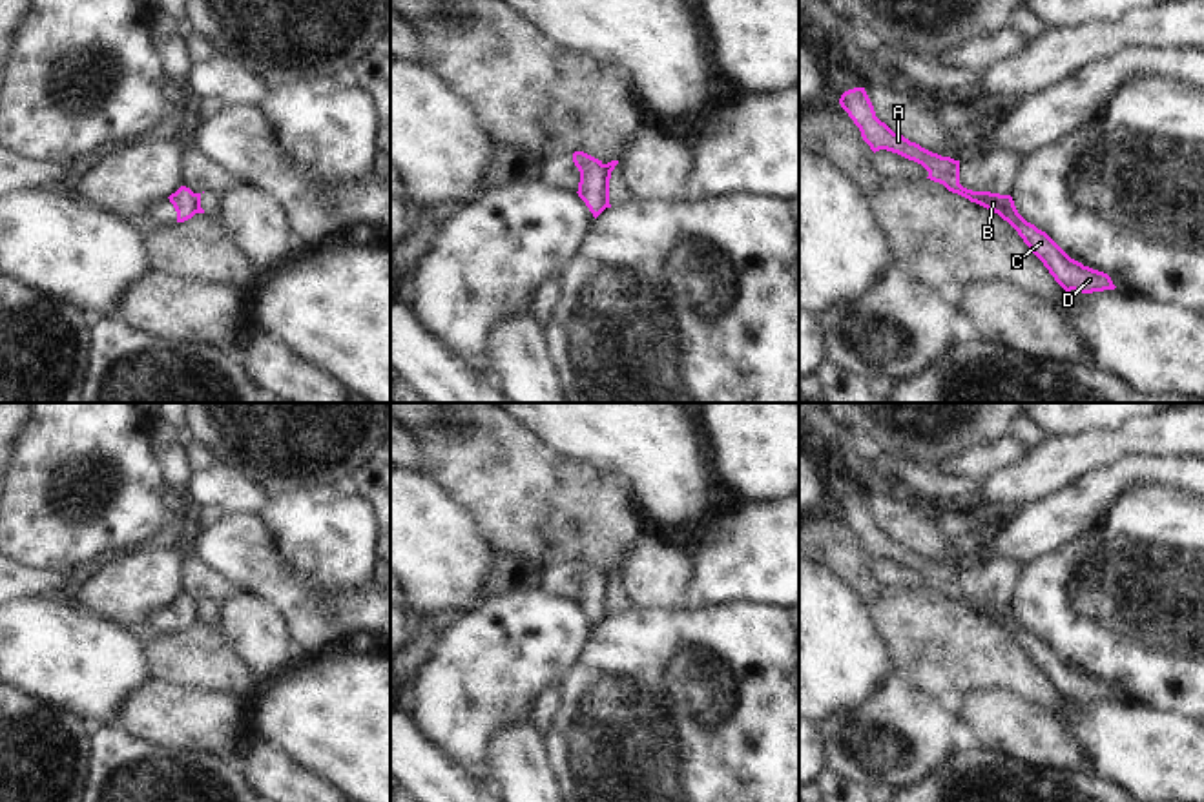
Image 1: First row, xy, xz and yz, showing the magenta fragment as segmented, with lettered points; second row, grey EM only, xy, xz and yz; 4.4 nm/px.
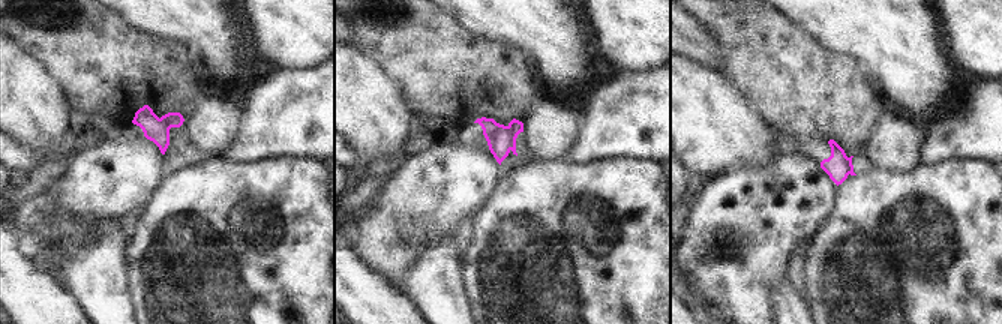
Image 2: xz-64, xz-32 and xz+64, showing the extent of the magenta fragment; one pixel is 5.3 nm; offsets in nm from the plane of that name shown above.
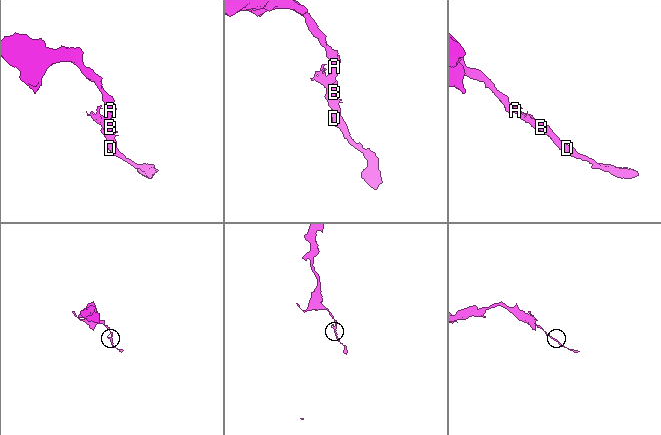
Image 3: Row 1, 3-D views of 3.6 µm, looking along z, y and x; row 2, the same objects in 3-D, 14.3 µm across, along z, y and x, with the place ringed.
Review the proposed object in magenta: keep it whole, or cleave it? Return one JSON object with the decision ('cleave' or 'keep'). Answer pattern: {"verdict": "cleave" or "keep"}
{"verdict": "cleave"}

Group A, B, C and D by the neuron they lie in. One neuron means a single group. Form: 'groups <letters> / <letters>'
groups A B / C D

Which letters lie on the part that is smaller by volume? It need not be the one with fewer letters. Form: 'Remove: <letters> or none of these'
Remove: C, D

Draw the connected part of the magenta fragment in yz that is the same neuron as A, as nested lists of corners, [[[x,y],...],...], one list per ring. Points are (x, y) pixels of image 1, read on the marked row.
[[[865,87],[845,91],[839,98],[839,104],[859,128],[863,140],[870,146],[874,153],[879,149],[887,149],[921,164],[929,171],[927,179],[939,182],[949,191],[958,193],[970,202],[976,202],[998,213],[1003,221],[1009,221],[1009,213],[1016,211],[1011,195],[972,191],[963,188],[960,184],[960,160],[932,153],[919,144],[910,142],[903,135],[894,133],[885,122],[876,117],[874,106]]]

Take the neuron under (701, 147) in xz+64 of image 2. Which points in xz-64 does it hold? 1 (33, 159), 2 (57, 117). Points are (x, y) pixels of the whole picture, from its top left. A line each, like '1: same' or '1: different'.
1: different
2: same

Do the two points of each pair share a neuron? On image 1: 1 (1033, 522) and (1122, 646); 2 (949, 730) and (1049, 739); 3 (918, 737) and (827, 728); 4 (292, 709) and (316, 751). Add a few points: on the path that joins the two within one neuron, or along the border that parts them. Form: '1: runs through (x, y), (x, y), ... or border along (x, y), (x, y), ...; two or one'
1: border along (1091, 527), (1058, 551), (1026, 565); two
2: border along (951, 704), (984, 748); two
3: runs through (896, 737), (849, 735); one
4: runs through (303, 720), (316, 733), (316, 740); one

